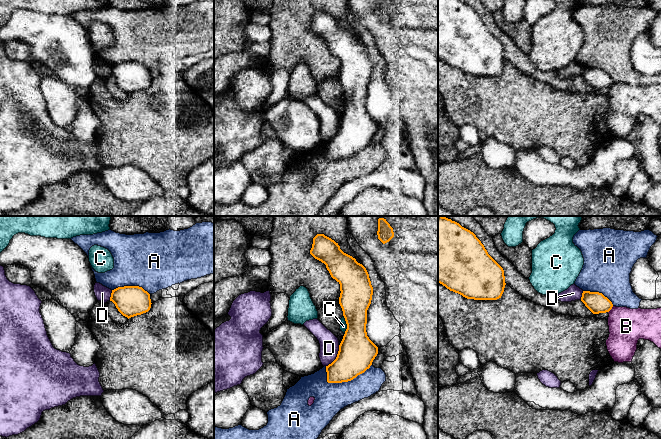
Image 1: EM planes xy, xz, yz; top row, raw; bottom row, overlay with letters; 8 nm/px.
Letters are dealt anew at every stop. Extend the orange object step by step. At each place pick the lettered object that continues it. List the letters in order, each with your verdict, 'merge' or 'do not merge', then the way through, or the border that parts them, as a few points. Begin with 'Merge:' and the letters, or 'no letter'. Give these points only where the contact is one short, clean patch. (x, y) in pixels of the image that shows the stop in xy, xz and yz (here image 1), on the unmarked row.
Merge: no letter
A: do not merge
B: do not merge; border along yz (613, 82), (608, 88)
C: do not merge
D: do not merge; border along xz (339, 121), (337, 132), (326, 142)

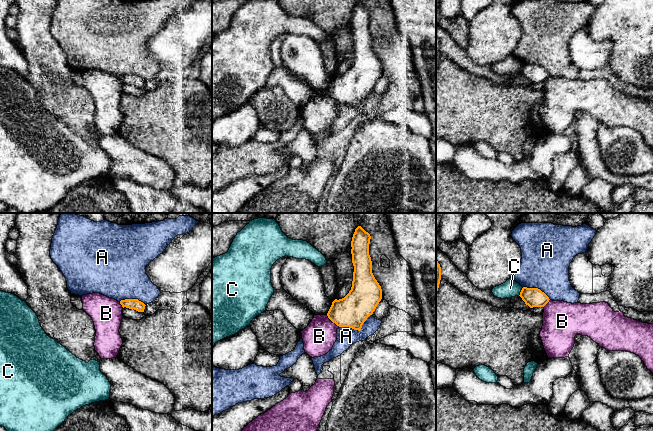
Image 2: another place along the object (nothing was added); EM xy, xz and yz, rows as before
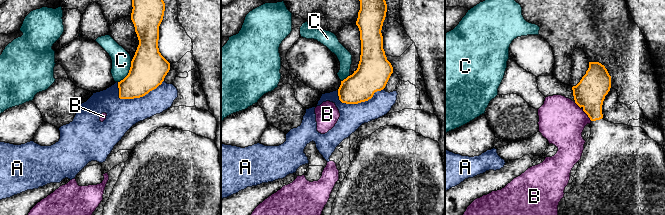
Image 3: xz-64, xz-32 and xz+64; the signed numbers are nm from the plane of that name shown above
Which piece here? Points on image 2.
Merge: no letter
A: do not merge
B: do not merge; border along xz (326, 91), (339, 102)
C: do not merge; border along yz (523, 63), (518, 71)

